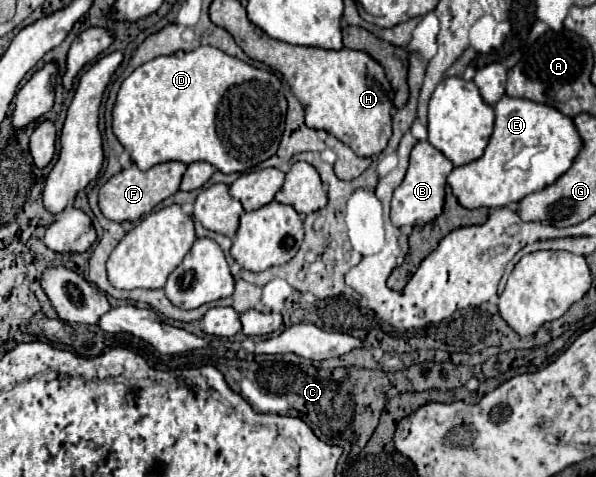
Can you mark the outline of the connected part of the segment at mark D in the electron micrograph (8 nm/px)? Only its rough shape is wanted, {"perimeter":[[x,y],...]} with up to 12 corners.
{"perimeter":[[214,46],[120,86],[112,130],[140,170],[246,172],[276,154],[272,72]]}

